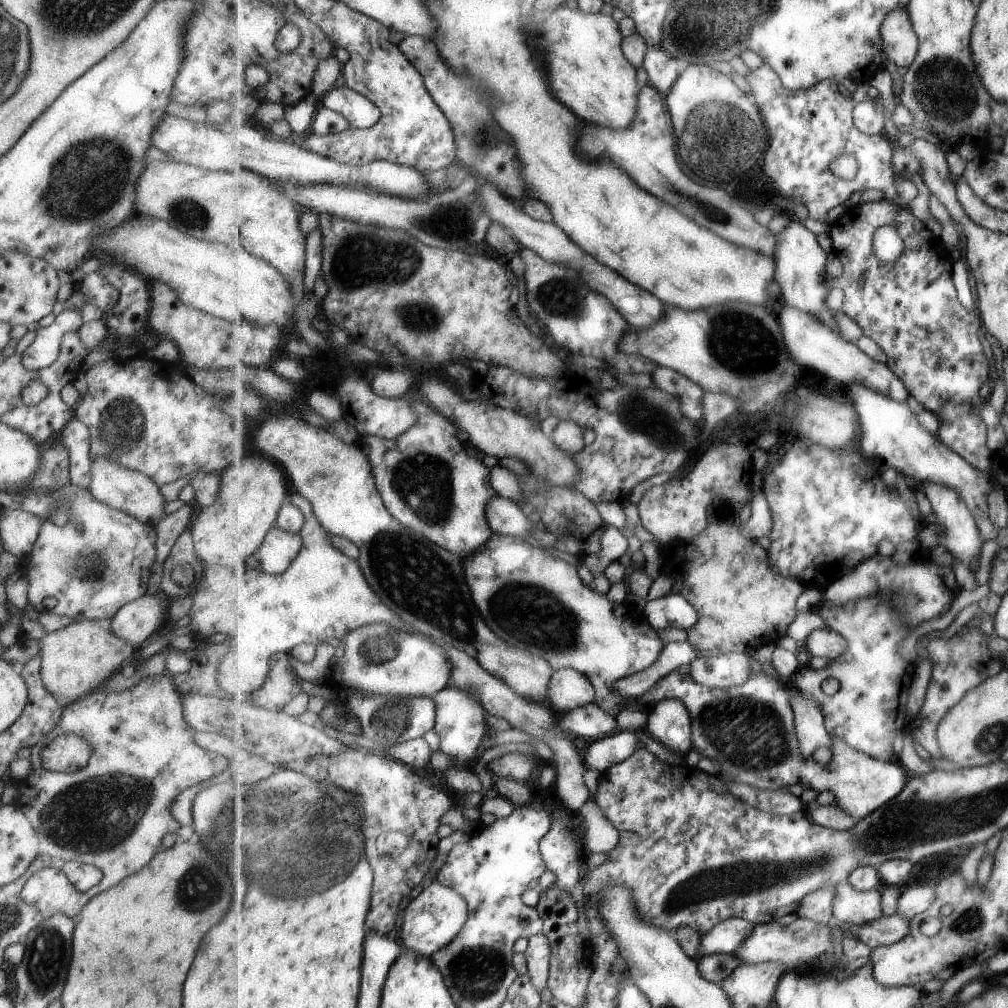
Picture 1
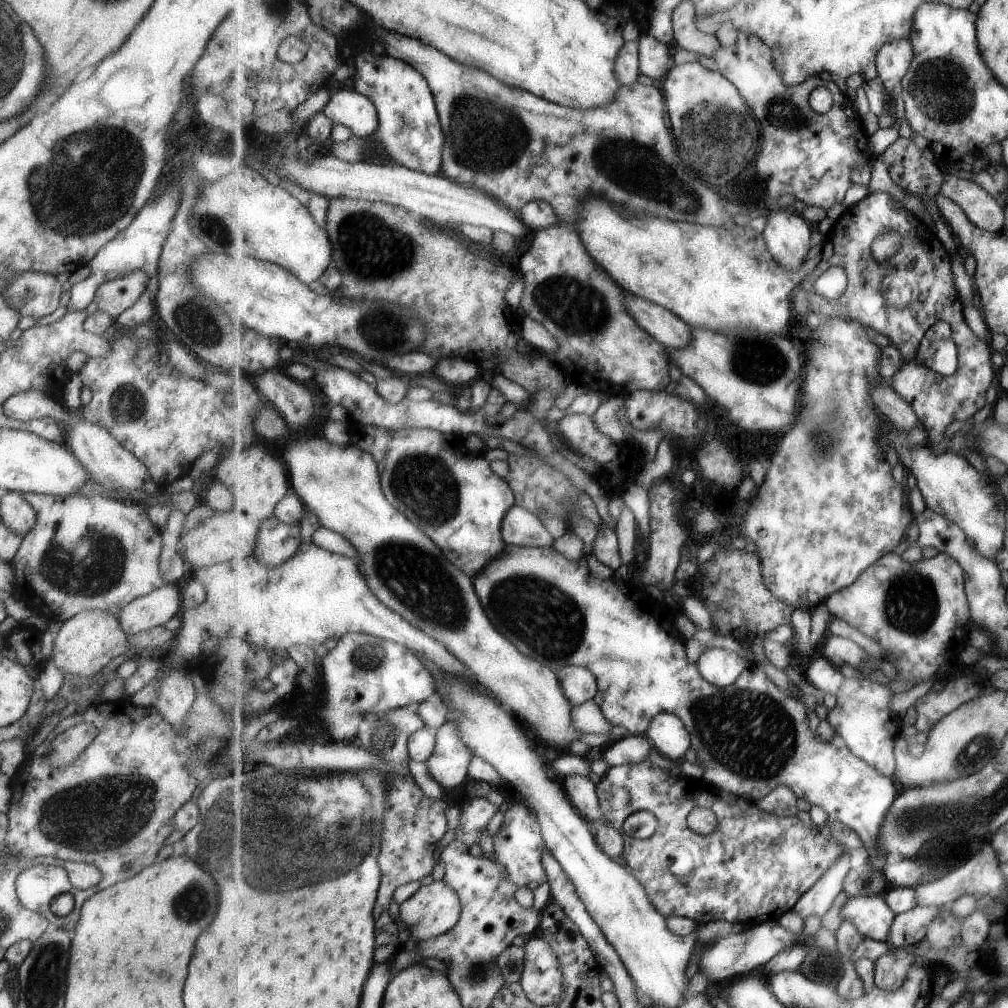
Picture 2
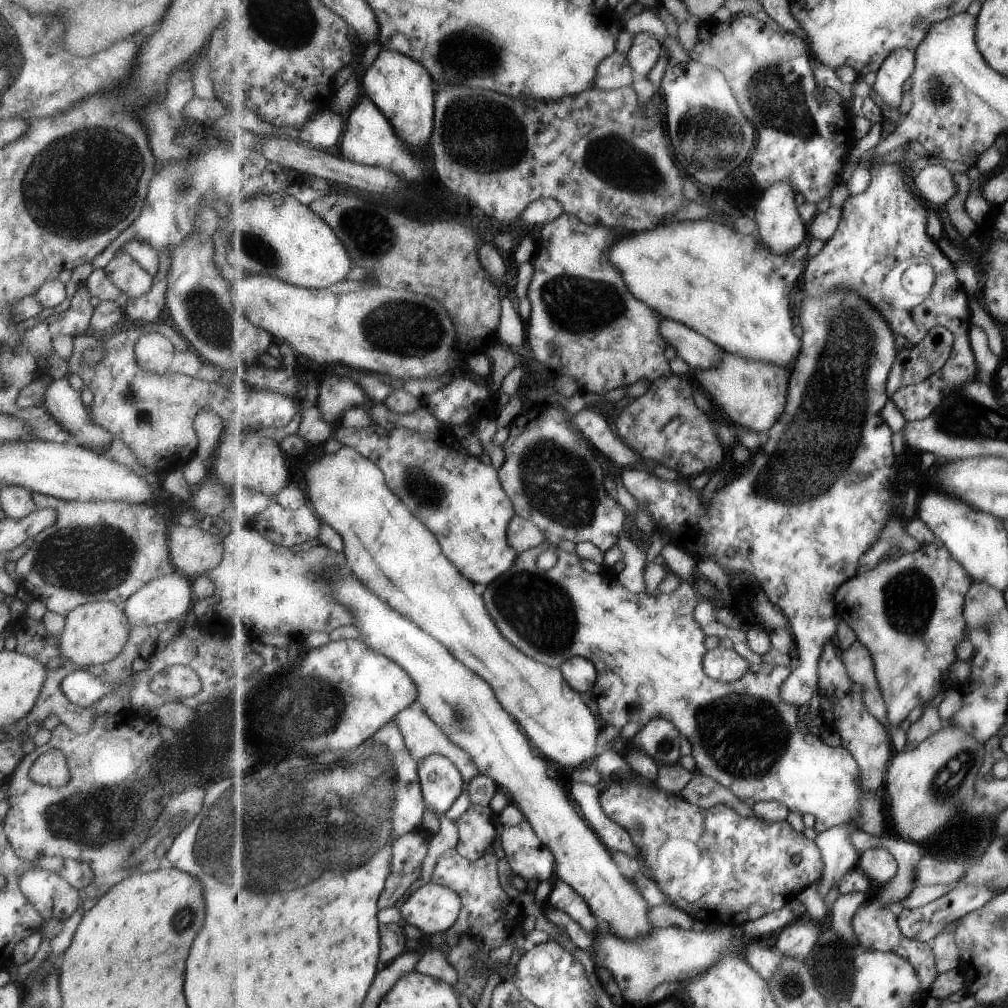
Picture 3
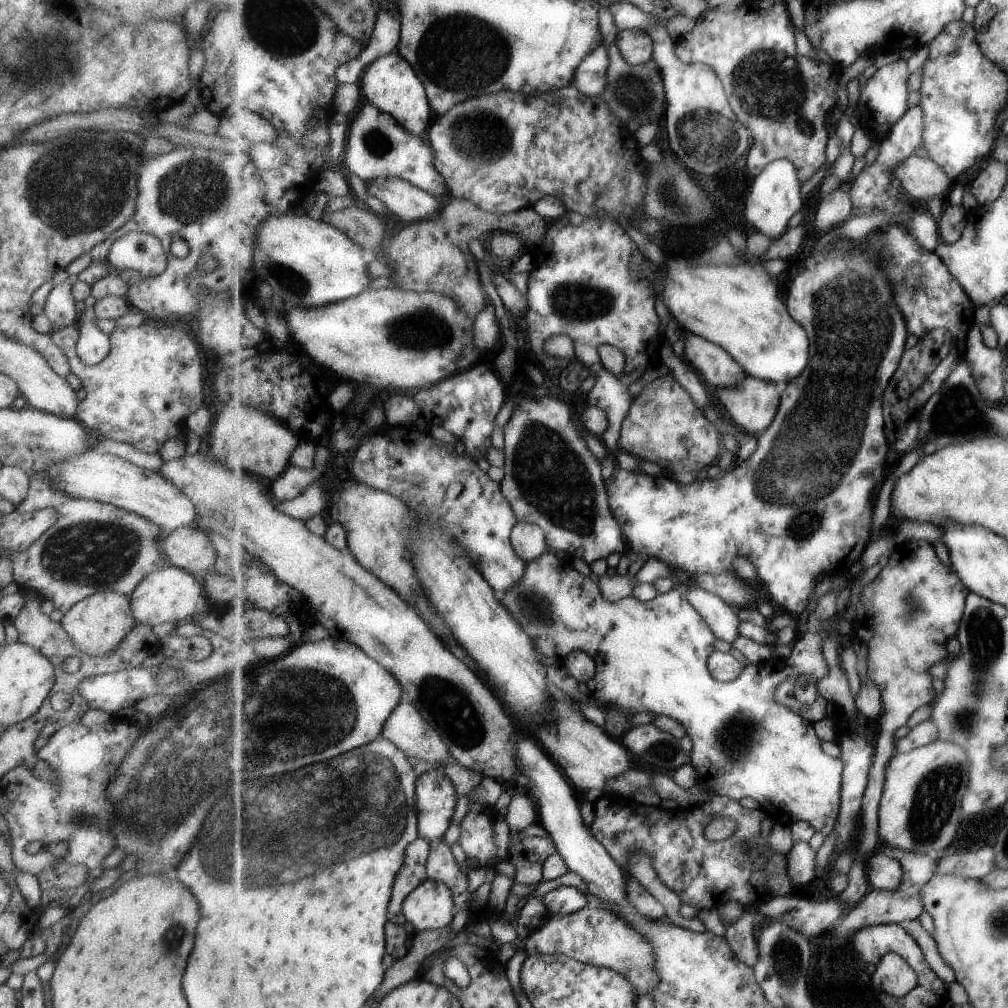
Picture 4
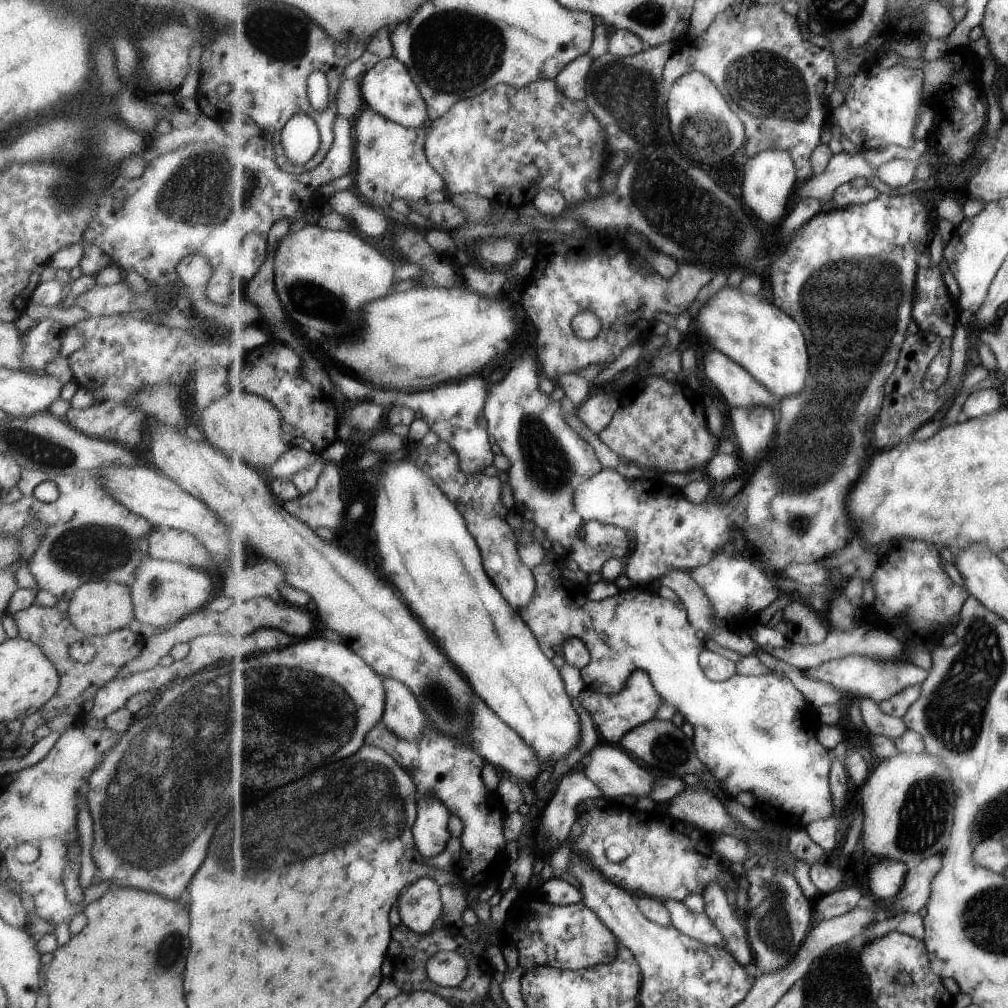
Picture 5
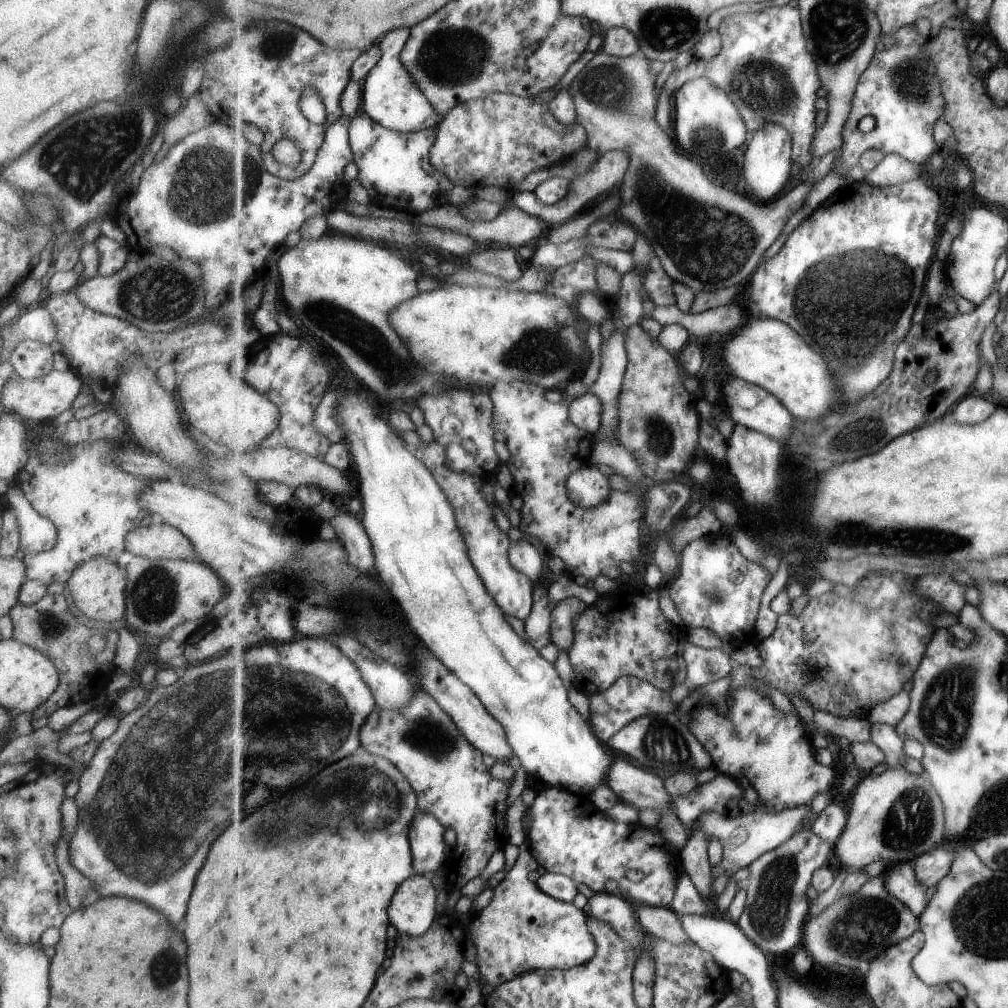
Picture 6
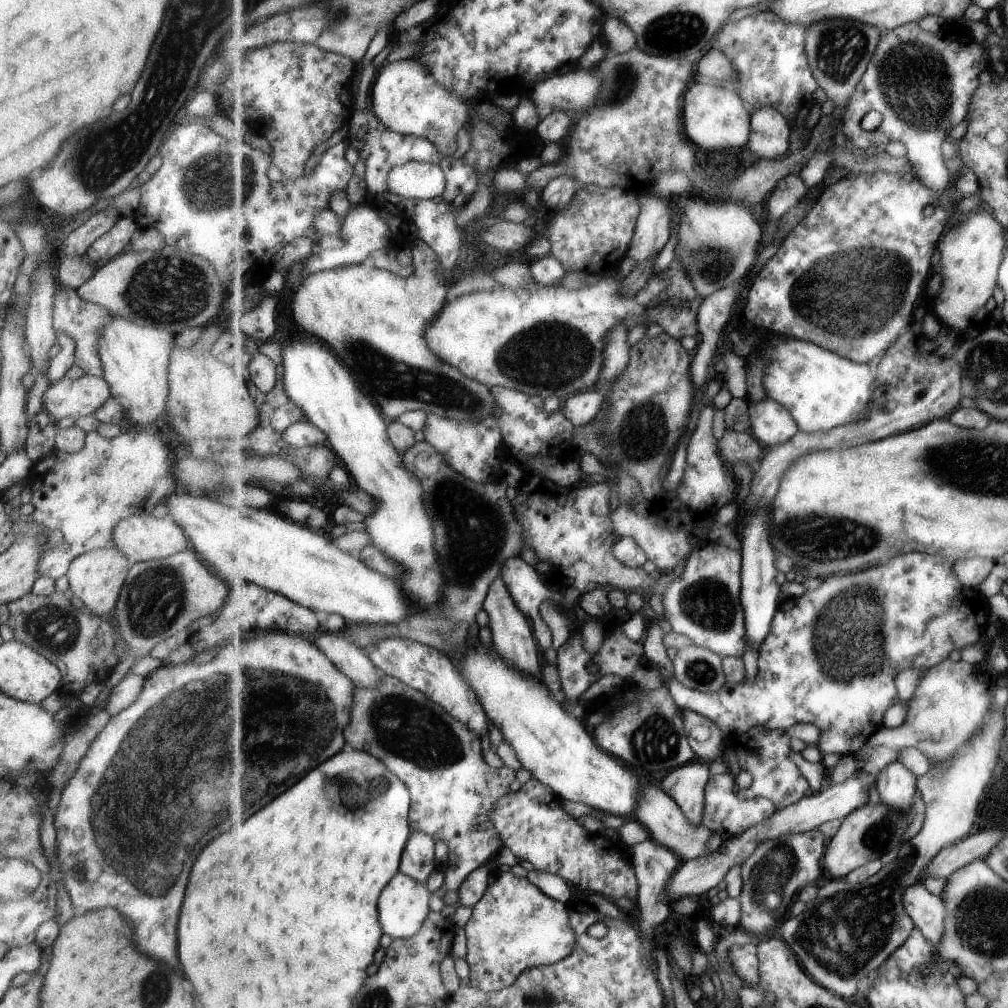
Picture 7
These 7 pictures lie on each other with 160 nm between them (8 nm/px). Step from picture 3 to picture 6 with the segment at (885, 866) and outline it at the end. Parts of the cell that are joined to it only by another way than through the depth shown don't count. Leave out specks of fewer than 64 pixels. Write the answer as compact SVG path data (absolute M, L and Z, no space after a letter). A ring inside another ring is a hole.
M908 862L897 863L885 873L885 884L888 891L900 901L903 901L918 917L926 909L925 888L917 880L914 864Z

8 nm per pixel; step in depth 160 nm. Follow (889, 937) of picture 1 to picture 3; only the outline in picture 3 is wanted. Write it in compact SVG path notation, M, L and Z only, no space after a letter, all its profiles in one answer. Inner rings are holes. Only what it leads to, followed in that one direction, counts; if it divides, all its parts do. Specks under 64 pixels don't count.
M957 885L941 898L918 909L905 909L898 914L901 930L909 938L929 943L941 934L951 922L961 919L966 914L985 906L997 894L996 889L977 885Z

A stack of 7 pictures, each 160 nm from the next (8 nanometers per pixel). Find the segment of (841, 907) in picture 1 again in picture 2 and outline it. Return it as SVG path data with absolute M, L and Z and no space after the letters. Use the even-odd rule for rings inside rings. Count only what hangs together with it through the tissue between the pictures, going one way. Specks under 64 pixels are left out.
M884 895L850 897L840 910L842 919L849 919L869 939L886 941L896 912Z

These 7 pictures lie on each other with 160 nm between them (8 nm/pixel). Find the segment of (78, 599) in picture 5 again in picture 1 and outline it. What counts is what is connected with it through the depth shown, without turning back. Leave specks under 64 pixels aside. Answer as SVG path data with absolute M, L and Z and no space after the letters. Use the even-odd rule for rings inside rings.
M79 619L55 631L47 631L39 638L41 682L49 694L62 705L78 701L103 685L123 665L133 660L131 644L105 630L96 619Z

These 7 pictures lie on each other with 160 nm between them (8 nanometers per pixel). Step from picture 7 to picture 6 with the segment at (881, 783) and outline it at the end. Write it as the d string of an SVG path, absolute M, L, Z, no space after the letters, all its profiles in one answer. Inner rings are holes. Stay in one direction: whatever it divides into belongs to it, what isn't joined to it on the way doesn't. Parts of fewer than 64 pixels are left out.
M885 723L872 725L872 741L886 752L887 769L904 767L902 760L905 740L894 726Z

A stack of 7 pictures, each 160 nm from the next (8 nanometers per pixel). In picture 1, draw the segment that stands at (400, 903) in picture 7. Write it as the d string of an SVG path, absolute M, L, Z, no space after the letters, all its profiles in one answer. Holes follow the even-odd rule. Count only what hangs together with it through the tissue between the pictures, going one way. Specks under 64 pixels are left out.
M434 879L427 888L413 896L405 908L399 933L404 948L412 949L427 957L449 946L449 943L463 930L469 918L468 902L453 887L445 886Z

